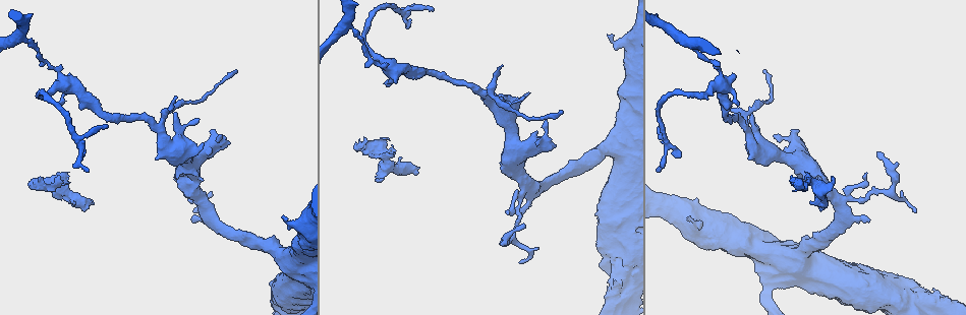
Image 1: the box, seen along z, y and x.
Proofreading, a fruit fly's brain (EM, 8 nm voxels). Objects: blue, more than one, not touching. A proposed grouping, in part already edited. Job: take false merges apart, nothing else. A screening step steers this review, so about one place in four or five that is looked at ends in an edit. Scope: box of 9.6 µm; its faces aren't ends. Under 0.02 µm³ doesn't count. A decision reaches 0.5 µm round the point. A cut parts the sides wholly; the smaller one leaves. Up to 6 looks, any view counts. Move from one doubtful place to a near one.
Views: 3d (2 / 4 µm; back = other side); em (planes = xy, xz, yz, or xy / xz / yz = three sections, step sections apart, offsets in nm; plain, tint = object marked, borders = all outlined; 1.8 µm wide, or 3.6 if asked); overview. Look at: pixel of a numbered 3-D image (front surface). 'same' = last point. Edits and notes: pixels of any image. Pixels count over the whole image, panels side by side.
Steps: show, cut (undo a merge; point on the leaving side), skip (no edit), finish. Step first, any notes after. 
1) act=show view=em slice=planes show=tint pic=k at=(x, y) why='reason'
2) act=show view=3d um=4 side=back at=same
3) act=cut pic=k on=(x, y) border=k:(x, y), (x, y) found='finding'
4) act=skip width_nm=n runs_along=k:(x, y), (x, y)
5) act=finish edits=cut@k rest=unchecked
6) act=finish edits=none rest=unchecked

act=show view=em slice=planes show=tint pic=1 at=(796, 142) why='sudden change in width'

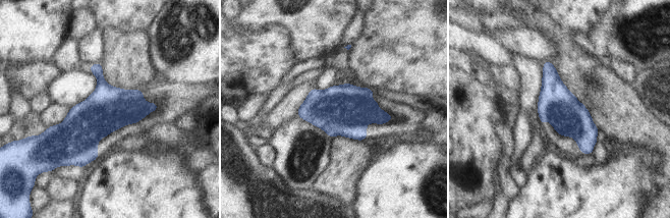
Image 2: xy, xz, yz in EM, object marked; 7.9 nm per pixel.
act=skip runs_along=2:(547, 63), (555, 101), (590, 151) found='continuous, no second neuron'

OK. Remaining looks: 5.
act=show view=3d um=4 pic=1 at=(747, 125) why='touches itself'

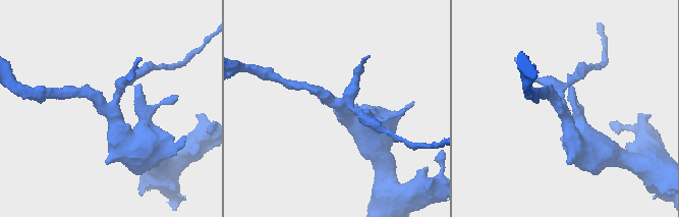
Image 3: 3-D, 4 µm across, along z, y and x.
act=show view=em slice=xy step=8 show=tint pic=3 at=(106, 107)

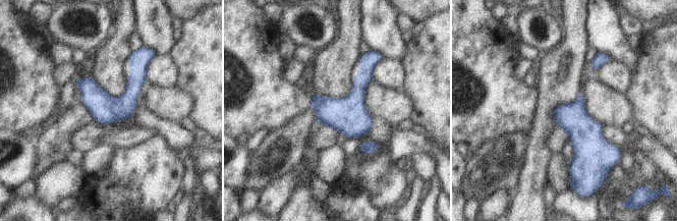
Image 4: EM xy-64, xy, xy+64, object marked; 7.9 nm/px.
act=show view=em slice=planes show=borders at=same why='another direction'

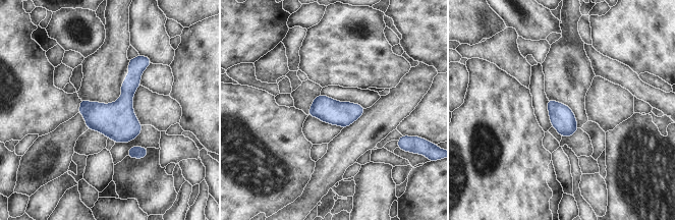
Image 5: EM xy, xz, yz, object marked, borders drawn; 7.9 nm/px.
act=skip found='all the same neuron'

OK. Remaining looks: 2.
act=show view=em slice=planes show=borders pic=1 at=(19, 36) why='calibre changes'

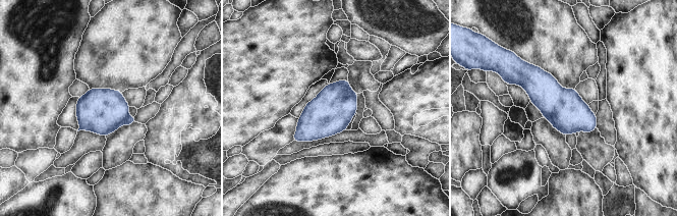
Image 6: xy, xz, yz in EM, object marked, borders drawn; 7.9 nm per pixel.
act=cut pic=6 on=(102, 111) width_nm=320 border=6:(128, 115), (121, 123) found='two neurons meet here'

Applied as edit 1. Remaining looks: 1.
act=finish edits=cut@6 rest=unchecked

